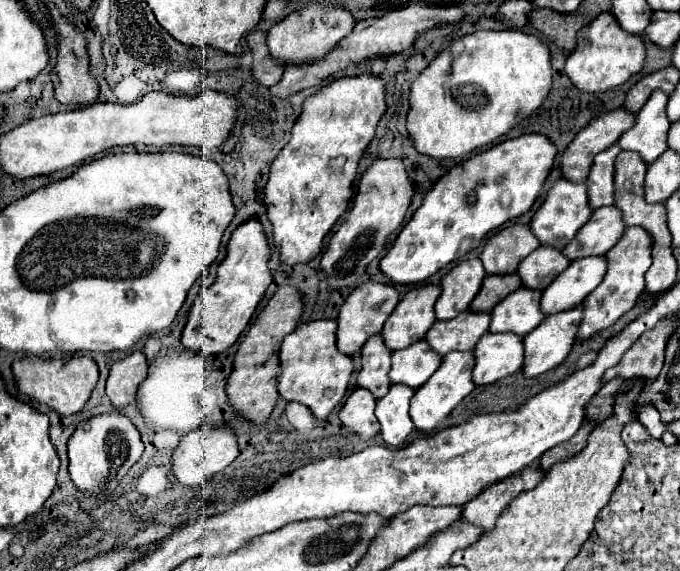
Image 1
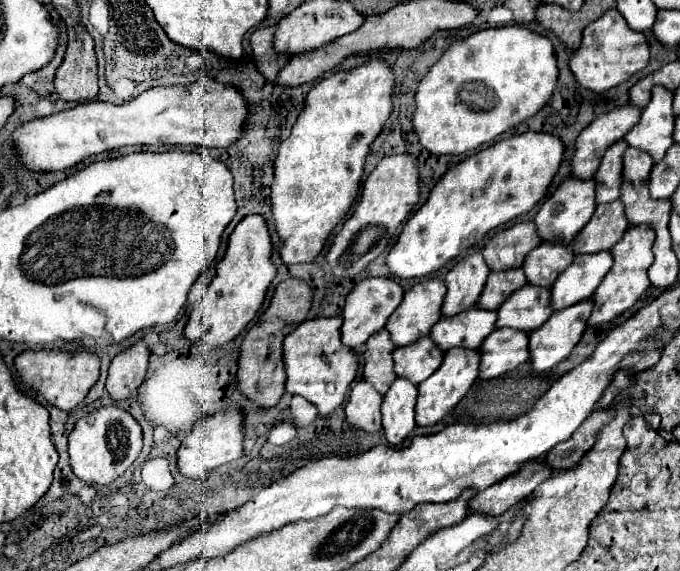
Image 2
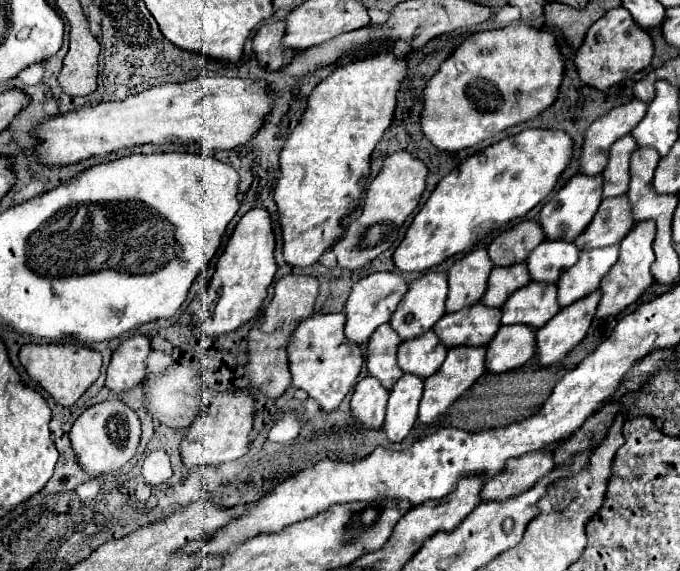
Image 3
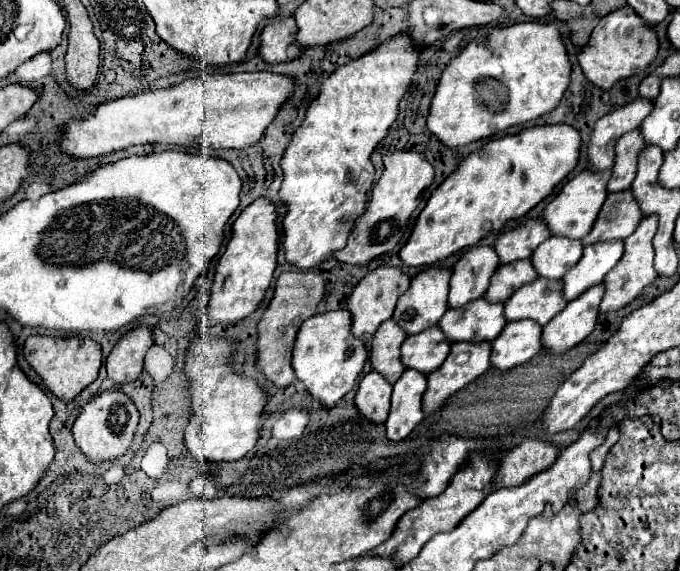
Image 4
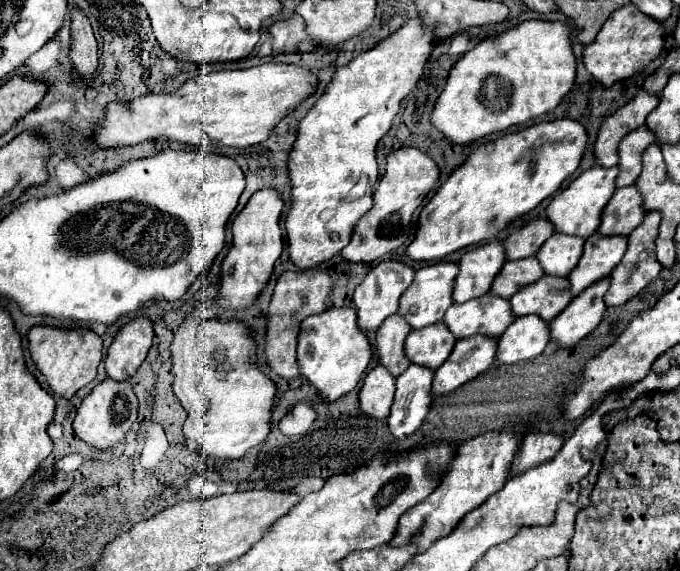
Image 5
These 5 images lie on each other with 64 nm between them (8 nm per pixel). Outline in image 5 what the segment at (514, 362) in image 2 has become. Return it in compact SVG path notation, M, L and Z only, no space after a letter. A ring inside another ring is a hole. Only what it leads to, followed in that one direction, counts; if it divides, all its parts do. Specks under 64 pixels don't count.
M538 316L516 318L498 338L496 360L502 364L516 364L542 354L550 340L548 324Z

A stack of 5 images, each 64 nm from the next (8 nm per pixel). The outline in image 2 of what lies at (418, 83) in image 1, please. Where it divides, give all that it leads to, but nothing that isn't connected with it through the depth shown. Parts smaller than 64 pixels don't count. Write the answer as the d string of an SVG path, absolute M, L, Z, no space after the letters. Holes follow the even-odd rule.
M522 26L488 28L450 46L416 88L414 132L430 154L460 156L534 116L552 96L558 68L552 42Z

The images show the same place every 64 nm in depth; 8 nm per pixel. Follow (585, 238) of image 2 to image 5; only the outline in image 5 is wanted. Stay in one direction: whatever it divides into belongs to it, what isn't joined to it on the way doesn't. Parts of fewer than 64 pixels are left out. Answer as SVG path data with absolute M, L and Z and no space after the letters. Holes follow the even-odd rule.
M636 186L620 188L608 200L596 234L628 236L642 222L644 214L646 212L642 208L642 196L640 196L638 188Z

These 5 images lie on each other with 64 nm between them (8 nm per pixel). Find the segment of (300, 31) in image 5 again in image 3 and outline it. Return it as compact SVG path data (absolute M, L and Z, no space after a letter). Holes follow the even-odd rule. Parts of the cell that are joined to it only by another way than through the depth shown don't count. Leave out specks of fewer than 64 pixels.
M286 22L264 24L256 32L256 36L252 40L256 60L268 72L276 72L276 70L286 66L286 62L284 62L284 46L280 42L282 36L284 36L284 26L286 26Z

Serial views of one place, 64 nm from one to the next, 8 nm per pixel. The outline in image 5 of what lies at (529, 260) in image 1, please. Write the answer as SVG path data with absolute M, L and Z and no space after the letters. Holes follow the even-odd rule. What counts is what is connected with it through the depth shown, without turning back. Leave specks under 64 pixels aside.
M552 234L536 252L544 274L550 276L568 276L582 256L584 240L578 236Z

